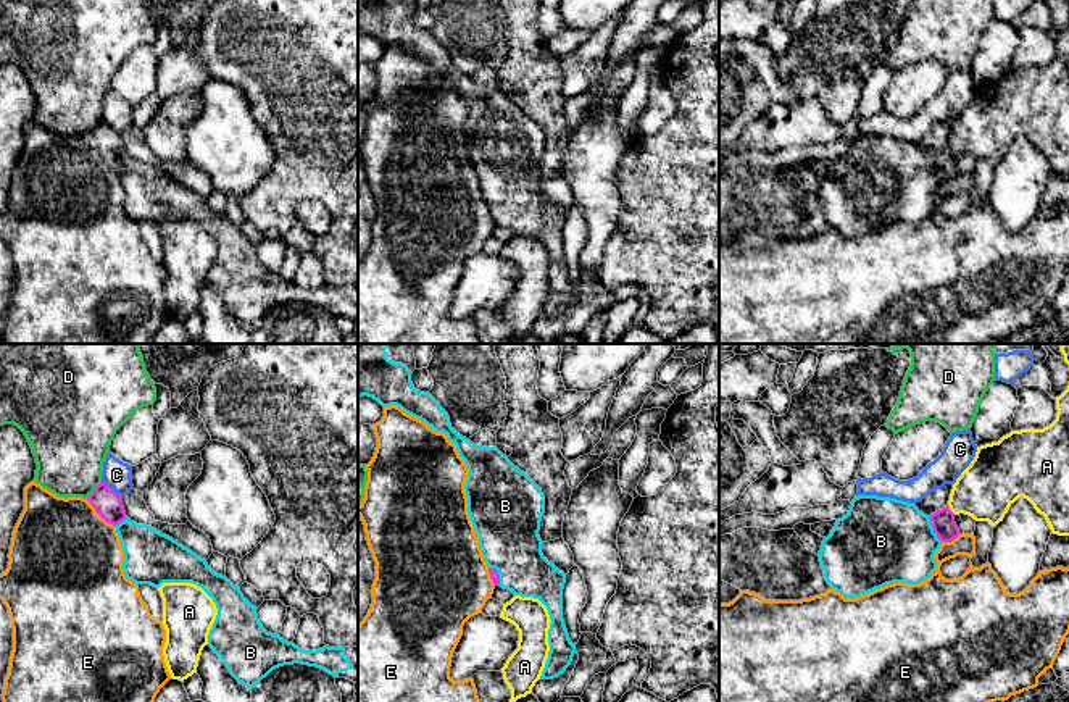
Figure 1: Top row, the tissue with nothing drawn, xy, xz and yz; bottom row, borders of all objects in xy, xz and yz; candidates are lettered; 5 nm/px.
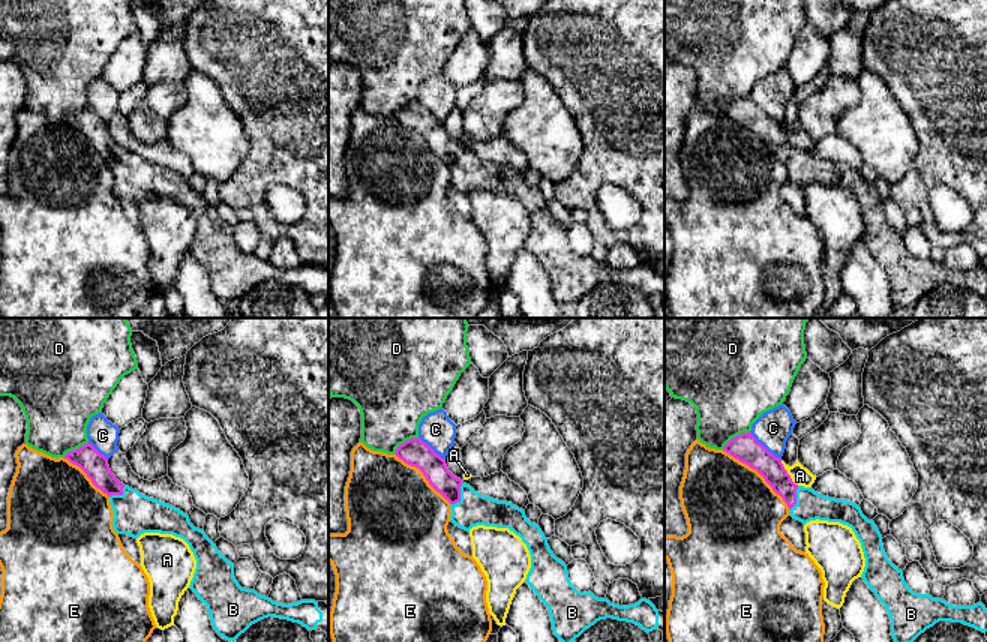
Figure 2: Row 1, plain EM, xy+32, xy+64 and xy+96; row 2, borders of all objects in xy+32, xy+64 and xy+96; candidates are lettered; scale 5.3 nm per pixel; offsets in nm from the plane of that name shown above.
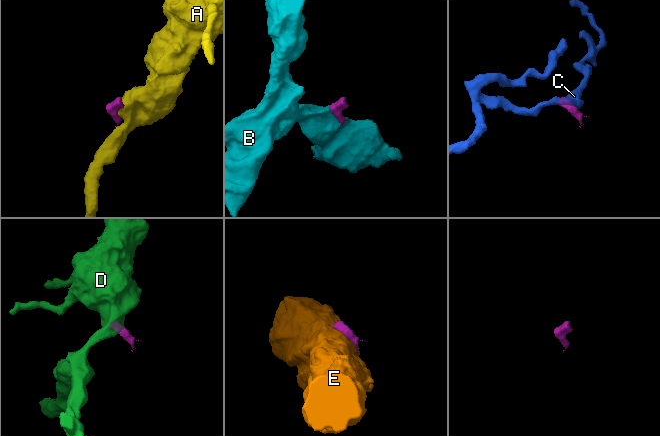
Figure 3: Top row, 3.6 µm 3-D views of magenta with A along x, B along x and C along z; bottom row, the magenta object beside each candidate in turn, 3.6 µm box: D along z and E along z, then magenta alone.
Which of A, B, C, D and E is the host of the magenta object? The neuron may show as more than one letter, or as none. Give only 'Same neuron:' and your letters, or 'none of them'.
Same neuron: B

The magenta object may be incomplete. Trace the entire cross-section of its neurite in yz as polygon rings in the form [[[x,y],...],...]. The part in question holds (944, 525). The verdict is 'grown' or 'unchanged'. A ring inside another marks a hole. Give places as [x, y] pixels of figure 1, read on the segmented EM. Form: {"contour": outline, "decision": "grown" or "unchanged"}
{"contour": [[[858,495],[817,557],[827,584],[856,599],[887,584],[929,579],[937,570],[935,552],[959,534],[948,505],[927,516],[909,502]]], "decision": "grown"}

